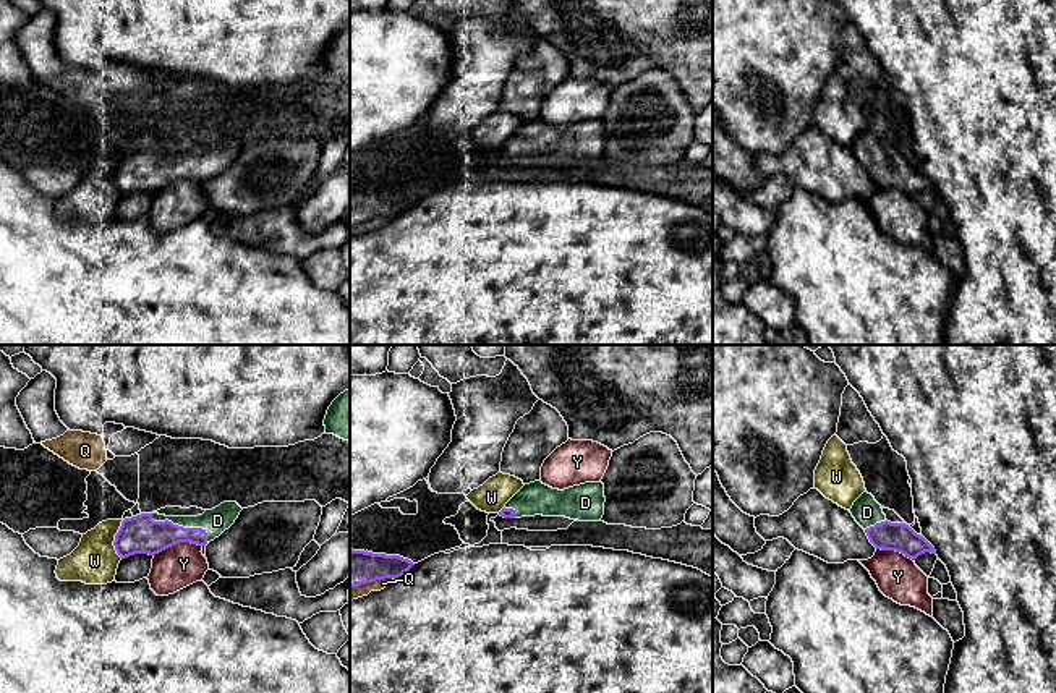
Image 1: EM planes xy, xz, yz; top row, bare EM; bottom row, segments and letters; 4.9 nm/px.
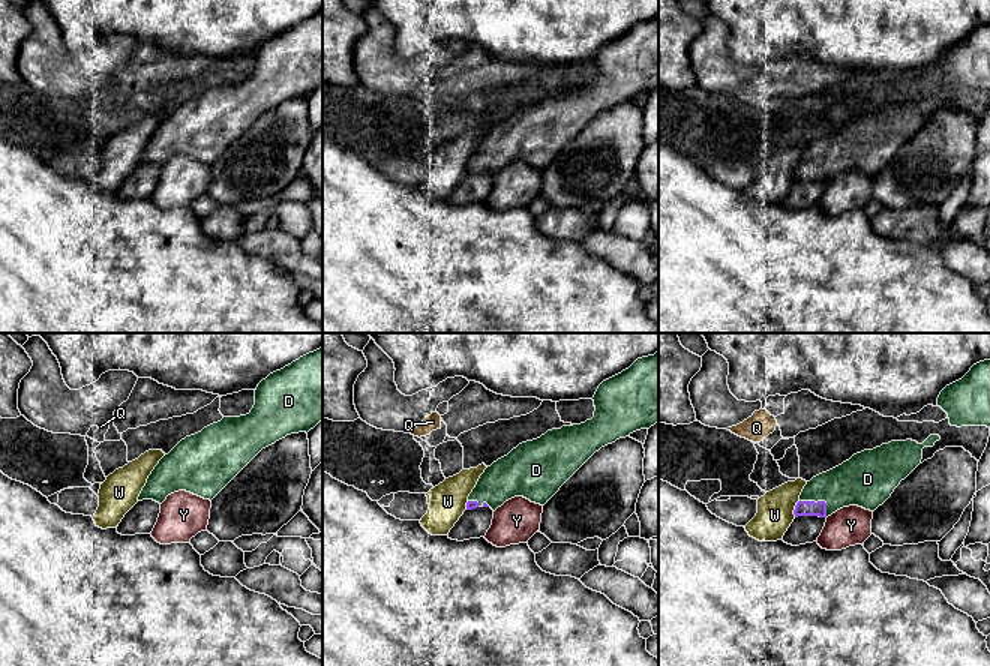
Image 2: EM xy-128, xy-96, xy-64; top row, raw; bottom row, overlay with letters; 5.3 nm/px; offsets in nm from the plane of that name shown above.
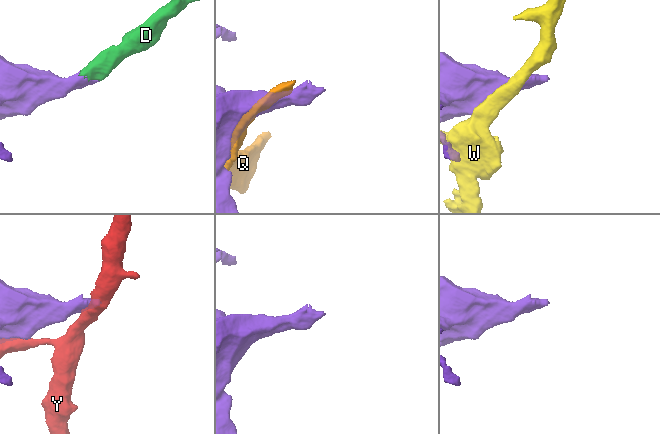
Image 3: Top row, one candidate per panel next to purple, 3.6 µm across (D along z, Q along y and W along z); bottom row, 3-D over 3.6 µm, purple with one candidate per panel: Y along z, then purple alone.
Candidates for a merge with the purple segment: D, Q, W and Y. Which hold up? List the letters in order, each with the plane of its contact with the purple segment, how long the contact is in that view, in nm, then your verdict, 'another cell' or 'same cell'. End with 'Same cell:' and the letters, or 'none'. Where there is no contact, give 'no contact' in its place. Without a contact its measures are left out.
D: xy | 320 nm | same cell
Q: xz | 240 nm | another cell
W: xy | 190 nm | another cell
Y: xy | 240 nm | another cell
Same cell: D

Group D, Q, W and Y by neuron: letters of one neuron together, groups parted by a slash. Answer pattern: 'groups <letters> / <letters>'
groups D / Q / W / Y

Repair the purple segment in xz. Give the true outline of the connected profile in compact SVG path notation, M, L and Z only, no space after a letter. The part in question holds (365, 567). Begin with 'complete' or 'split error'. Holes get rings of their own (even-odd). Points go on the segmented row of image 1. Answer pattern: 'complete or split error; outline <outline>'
complete; outline M350 549L350 589L384 578L398 578L415 563L400 555Z

